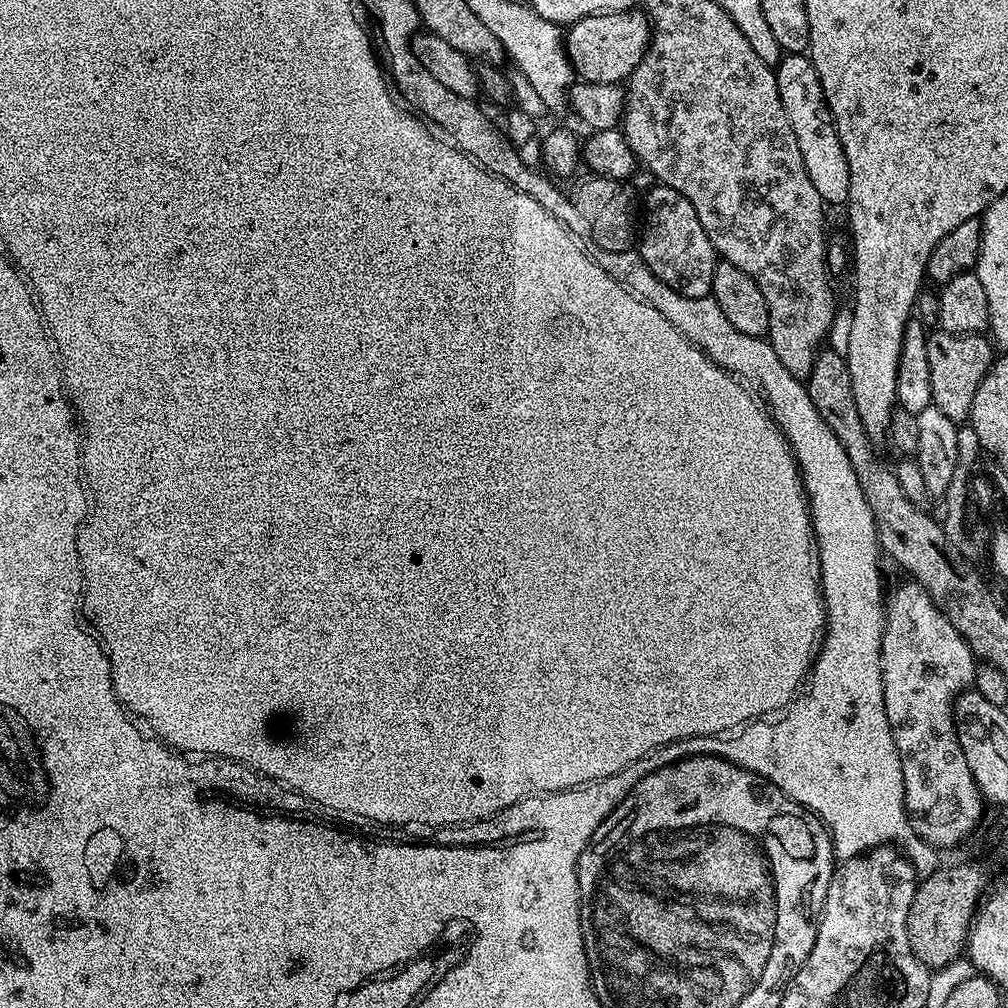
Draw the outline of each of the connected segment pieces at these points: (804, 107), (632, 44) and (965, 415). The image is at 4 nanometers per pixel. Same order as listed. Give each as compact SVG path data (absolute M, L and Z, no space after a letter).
M787 53L775 67L778 94L790 121L791 130L798 141L798 148L802 153L806 165L806 172L810 175L810 182L814 185L819 196L827 205L845 205L849 196L850 168L846 162L845 151L842 150L841 139L838 138L835 120L824 98L821 79L811 57L805 53Z
M640 10L607 12L577 20L566 32L566 51L575 75L590 84L620 84L642 62L653 34L649 17Z
M933 330L926 336L926 359L930 362L932 402L947 418L964 422L972 415L974 394L994 359L994 345L987 335L959 336Z

